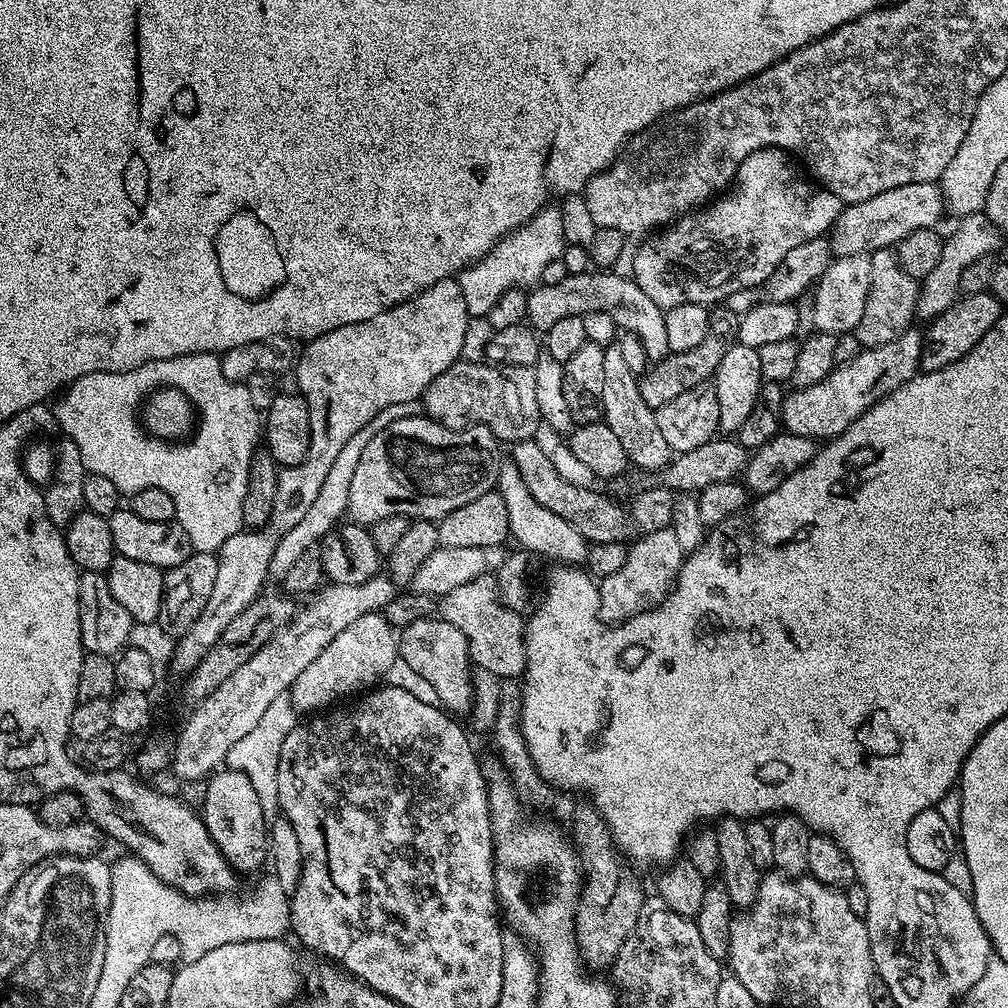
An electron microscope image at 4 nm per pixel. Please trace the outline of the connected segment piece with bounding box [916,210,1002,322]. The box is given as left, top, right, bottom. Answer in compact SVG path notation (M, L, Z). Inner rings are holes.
M982 210L963 217L957 224L960 225L953 230L952 237L949 235L945 239L942 246L942 258L938 266L934 266L934 270L930 270L930 274L926 274L923 280L919 281L920 293L916 303L916 314L921 321L923 319L924 322L935 320L938 314L942 314L961 295L962 274L971 263L978 262L978 258L992 256L1001 251L999 248L1002 234Z

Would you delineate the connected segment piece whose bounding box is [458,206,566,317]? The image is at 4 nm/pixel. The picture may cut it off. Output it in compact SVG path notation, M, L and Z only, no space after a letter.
M545 206L523 228L517 228L495 244L477 264L458 273L462 299L466 301L469 317L487 317L500 296L512 288L524 290L529 286L539 285L542 270L546 270L549 262L561 259L565 245L559 207Z

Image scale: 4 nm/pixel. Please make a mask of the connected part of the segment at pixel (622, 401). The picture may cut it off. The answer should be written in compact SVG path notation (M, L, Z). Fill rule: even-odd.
M619 343L608 345L604 349L602 373L602 406L600 407L603 423L614 430L614 435L622 442L629 461L640 468L663 469L673 459L674 453L666 446L662 430L658 430L655 411L642 402L640 381L627 365Z

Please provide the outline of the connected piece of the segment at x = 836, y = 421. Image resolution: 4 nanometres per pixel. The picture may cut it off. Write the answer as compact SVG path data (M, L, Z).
M916 331L903 332L898 338L894 338L894 342L886 342L882 346L864 348L858 354L858 358L854 358L854 362L846 362L833 368L831 374L822 378L822 382L814 382L814 386L789 391L784 397L784 405L780 415L783 427L789 432L817 442L827 442L833 436L842 434L863 412L870 410L870 406L874 406L876 401L886 398L886 394L898 390L898 386L910 382L910 378L918 375L920 359L922 358L922 346L924 345L924 332Z

